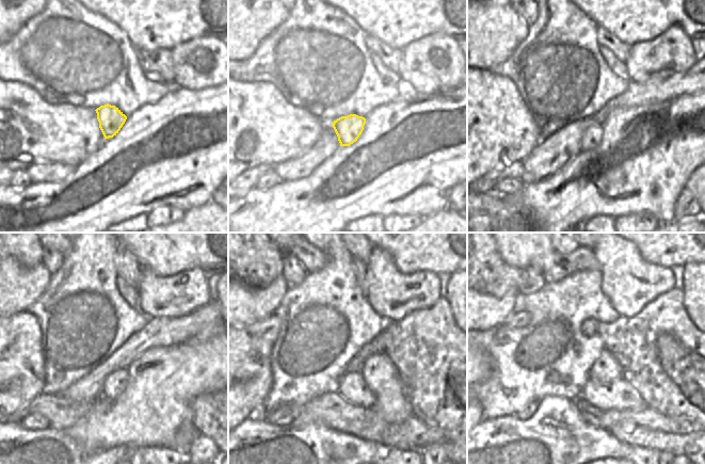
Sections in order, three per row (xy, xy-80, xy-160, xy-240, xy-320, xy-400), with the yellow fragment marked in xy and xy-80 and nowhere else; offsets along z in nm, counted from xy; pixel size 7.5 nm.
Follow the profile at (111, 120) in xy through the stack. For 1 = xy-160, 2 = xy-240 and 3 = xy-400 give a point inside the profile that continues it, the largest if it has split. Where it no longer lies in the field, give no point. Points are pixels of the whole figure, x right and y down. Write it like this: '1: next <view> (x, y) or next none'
1: next xy-160 (592, 137)
2: next xy-240 (114, 384)
3: next xy-400 (620, 395)

